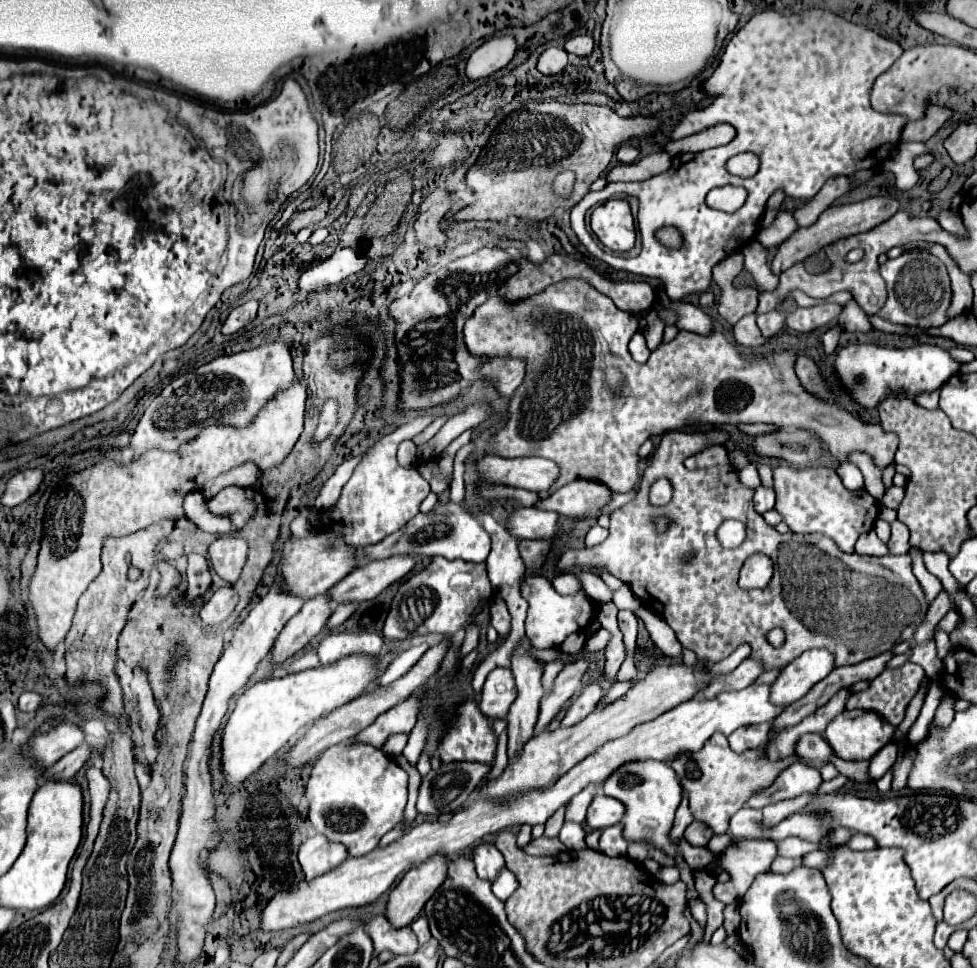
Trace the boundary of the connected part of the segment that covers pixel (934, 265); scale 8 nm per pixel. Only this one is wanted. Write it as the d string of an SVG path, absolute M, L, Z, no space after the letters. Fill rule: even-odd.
M907 251L901 259L888 259L886 254L878 257L881 265L881 277L887 283L887 303L883 307L883 319L905 325L905 327L919 327L931 329L941 327L949 321L949 301L951 301L951 287L947 287L947 269L945 265L931 255L929 251ZM905 271L905 273L903 273Z

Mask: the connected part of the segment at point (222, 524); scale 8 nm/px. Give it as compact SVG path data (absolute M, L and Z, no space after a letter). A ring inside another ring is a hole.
M199 491L189 493L185 497L185 513L205 533L229 535L229 533L235 531L229 515L215 515L215 513L211 513L207 509L207 505L205 505L205 497Z

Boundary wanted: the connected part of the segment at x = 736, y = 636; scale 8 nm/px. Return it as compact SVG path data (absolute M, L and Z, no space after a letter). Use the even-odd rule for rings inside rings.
M723 429L693 431L693 433L685 433L685 431L669 431L669 433L665 433L665 435L661 437L657 449L653 451L651 459L649 459L649 465L647 465L645 471L643 471L643 477L640 479L639 491L637 491L635 499L629 501L627 505L623 505L621 509L617 509L615 513L611 513L609 537L607 537L601 545L595 545L595 547L591 547L591 549L567 549L567 551L561 555L561 559L557 561L555 573L563 573L563 571L569 571L569 569L575 569L575 567L585 567L585 565L589 565L589 567L593 567L593 569L595 569L595 567L601 567L603 571L607 571L607 573L619 577L623 583L627 581L627 583L631 585L633 593L641 599L641 603L643 603L647 609L653 609L655 613L659 613L659 615L669 623L669 627L673 627L673 631L675 631L679 643L681 643L685 649L695 651L695 655L697 655L699 659L705 659L705 661L711 661L711 663L717 663L717 661L729 657L729 655L737 649L739 643L745 643L745 641L747 641L747 643L751 645L751 655L749 655L749 657L751 657L751 659L765 659L765 671L783 669L791 659L795 659L797 655L801 655L801 653L805 653L807 649L813 649L813 647L817 647L817 649L827 649L827 651L833 653L833 657L835 657L835 667L843 667L843 665L853 665L853 663L859 663L859 661L863 661L863 659L877 657L877 655L881 655L881 653L885 653L885 651L891 651L897 643L913 641L915 629L917 629L917 627L923 623L923 619L925 619L925 613L927 613L927 609L929 609L929 601L925 599L925 593L921 591L921 585L917 583L915 575L911 573L911 557L909 557L909 555L897 555L897 557L895 557L895 555L867 557L867 555L857 555L857 553L845 553L845 551L841 551L841 549L839 549L829 537L825 537L825 535L795 535L795 533L781 535L781 533L775 531L775 527L767 525L765 519L755 511L755 507L753 507L753 489L745 487L745 485L739 481L739 473L737 473L737 469L735 469L733 465L727 465L727 467L707 467L707 469L701 469L701 471L687 471L687 469L683 467L683 461L685 461L685 457L687 457L687 451L699 451L699 449L705 449L705 447L709 447L709 445L723 445L727 439L729 439L729 433L723 431ZM659 477L667 477L667 479L671 481L671 485L673 485L673 499L671 499L665 507L653 507L653 505L649 503L649 487L651 487L651 483L653 483L655 479L659 479ZM657 517L669 519L669 527L667 527L663 533L657 533L657 529L655 529L655 519L657 519ZM725 517L737 519L737 521L745 521L745 525L747 525L747 539L745 539L743 545L737 547L737 549L723 549L723 547L719 545L717 537L715 537L717 525L721 525L721 523L725 521ZM781 543L791 543L791 545L795 545L795 561L801 561L801 581L797 579L795 585L791 587L791 601L789 601L789 597L783 595L781 573L779 573L779 567L777 567L777 557L779 557L779 547L781 547ZM753 553L765 553L765 555L771 557L773 563L775 563L775 573L773 573L773 577L771 577L771 581L769 581L769 587L765 587L763 591L757 591L757 589L745 591L745 589L741 589L741 587L737 585L739 569L741 569L741 565L745 563L745 559L747 559L749 555L753 555ZM773 627L781 627L781 629L785 631L785 635L787 635L783 647L779 647L779 649L771 647L771 645L765 641L765 633L767 633L769 629L773 629Z

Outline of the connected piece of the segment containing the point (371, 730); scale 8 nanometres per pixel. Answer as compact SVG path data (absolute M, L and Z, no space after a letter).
M411 697L403 703L397 703L383 715L379 715L369 727L365 727L357 739L361 743L369 743L377 749L385 745L387 735L397 735L397 733L411 733L415 721L417 721L417 699Z

